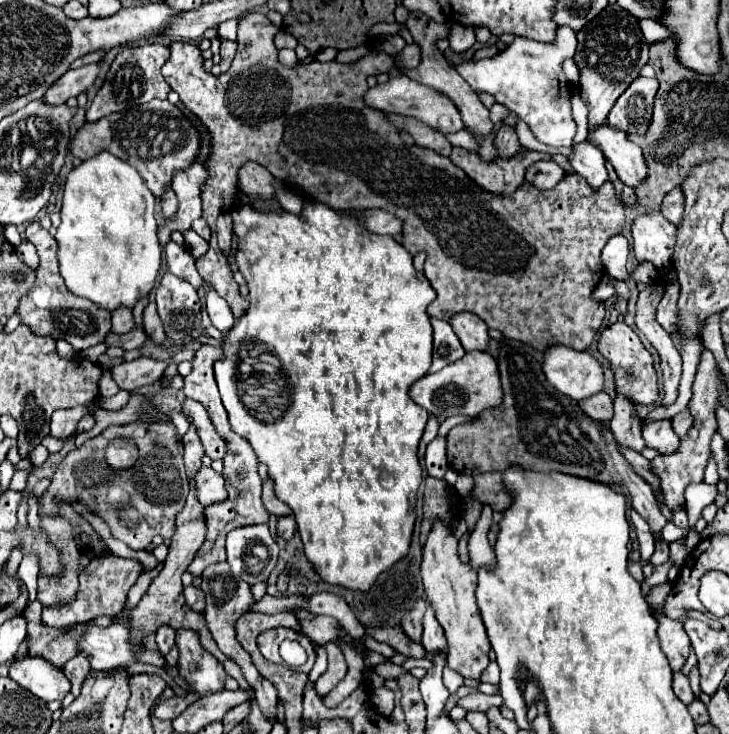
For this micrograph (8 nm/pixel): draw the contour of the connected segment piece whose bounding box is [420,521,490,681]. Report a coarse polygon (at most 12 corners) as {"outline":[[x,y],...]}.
{"outline":[[434,521],[420,575],[448,639],[448,667],[480,681],[490,641],[478,571]]}

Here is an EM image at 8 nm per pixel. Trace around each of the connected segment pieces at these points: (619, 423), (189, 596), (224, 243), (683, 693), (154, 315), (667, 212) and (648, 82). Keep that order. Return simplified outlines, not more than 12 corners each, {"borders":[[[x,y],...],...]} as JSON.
{"borders":[[[616,395],[608,427],[618,443],[634,451],[646,447],[636,407]],[[186,587],[184,597],[190,609],[204,613],[206,599],[200,587]],[[220,215],[216,235],[220,251],[232,251],[234,223],[232,215]],[[674,673],[672,687],[686,705],[694,701],[690,681],[684,673]],[[152,301],[144,311],[144,331],[156,343],[166,343],[166,333]],[[674,187],[660,205],[670,223],[680,225],[684,195]],[[638,77],[618,97],[608,125],[626,135],[650,127],[656,79]]]}

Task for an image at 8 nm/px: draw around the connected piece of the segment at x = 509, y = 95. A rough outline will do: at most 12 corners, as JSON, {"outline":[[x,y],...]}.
{"outline":[[576,33],[516,37],[490,59],[454,65],[476,93],[514,111],[534,137],[572,147]]}

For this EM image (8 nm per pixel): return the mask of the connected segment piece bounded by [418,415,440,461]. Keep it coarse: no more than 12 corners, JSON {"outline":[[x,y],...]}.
{"outline":[[430,415],[420,441],[418,459],[424,459],[426,445],[438,435],[438,421]]}

